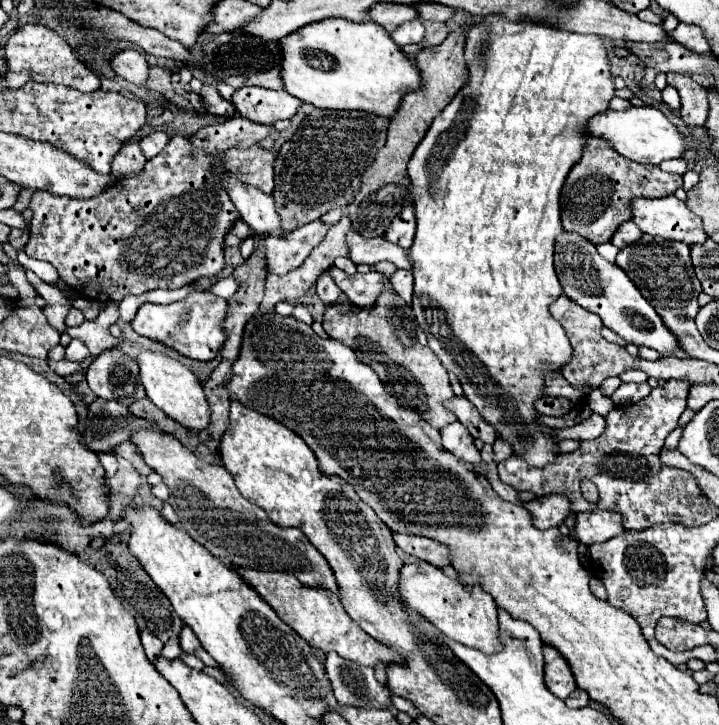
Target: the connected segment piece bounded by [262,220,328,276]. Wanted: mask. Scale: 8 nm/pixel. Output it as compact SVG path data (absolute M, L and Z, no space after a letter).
M316 220L288 232L288 236L284 238L276 238L276 236L264 238L262 244L264 244L266 272L284 276L296 270L308 258L308 252L316 244L320 244L326 230L328 230L328 224L322 224Z

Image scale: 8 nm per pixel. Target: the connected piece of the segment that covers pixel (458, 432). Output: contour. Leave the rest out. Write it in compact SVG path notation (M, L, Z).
M460 422L448 424L446 428L440 430L440 434L442 444L448 452L452 452L454 456L458 456L470 464L476 464L476 466L482 464L482 458L474 444L472 434Z

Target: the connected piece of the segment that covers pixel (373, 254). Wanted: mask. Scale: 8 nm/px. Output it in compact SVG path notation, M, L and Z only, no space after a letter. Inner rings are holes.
M352 230L352 232L348 232L348 248L350 248L348 258L354 264L372 266L372 264L378 264L382 260L388 260L396 268L404 268L404 270L412 268L408 250L388 242L386 238L364 238Z

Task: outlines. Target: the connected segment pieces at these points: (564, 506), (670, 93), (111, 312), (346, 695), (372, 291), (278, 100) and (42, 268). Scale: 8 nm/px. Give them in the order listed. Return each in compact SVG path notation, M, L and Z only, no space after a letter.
M562 494L536 498L536 500L532 500L532 502L526 502L524 508L526 508L528 512L532 512L534 524L536 524L540 530L558 528L558 526L564 524L564 520L572 514L572 510L570 510L570 500L568 500L568 496L562 496Z
M667 85L661 94L663 102L668 104L673 110L680 109L680 97L674 87Z
M104 302L96 320L84 320L80 326L68 328L66 332L72 338L80 338L88 346L90 354L98 356L100 352L118 348L122 344L121 338L112 336L110 330L108 330L116 320L118 320L116 304L114 302Z
M336 652L326 654L324 666L338 704L358 702L368 704L368 708L388 708L392 704L390 690L376 680L374 668L346 660Z
M332 266L330 268L332 278L336 280L338 288L350 298L350 302L358 308L372 308L376 304L376 300L380 298L380 294L384 290L390 290L392 284L378 272L368 272L368 274L354 274L348 276L344 270Z
M244 86L234 92L232 104L236 104L236 110L240 116L260 122L260 124L274 124L278 120L292 118L302 102L288 92L280 90L268 90L268 88L258 88L258 86Z
M22 250L18 252L18 262L24 266L24 268L30 268L34 274L38 274L38 278L40 280L44 280L46 284L52 284L52 286L56 286L56 282L58 282L58 272L56 272L56 268L54 266L50 266L48 262L42 262L42 260L32 260L32 258L28 258Z

